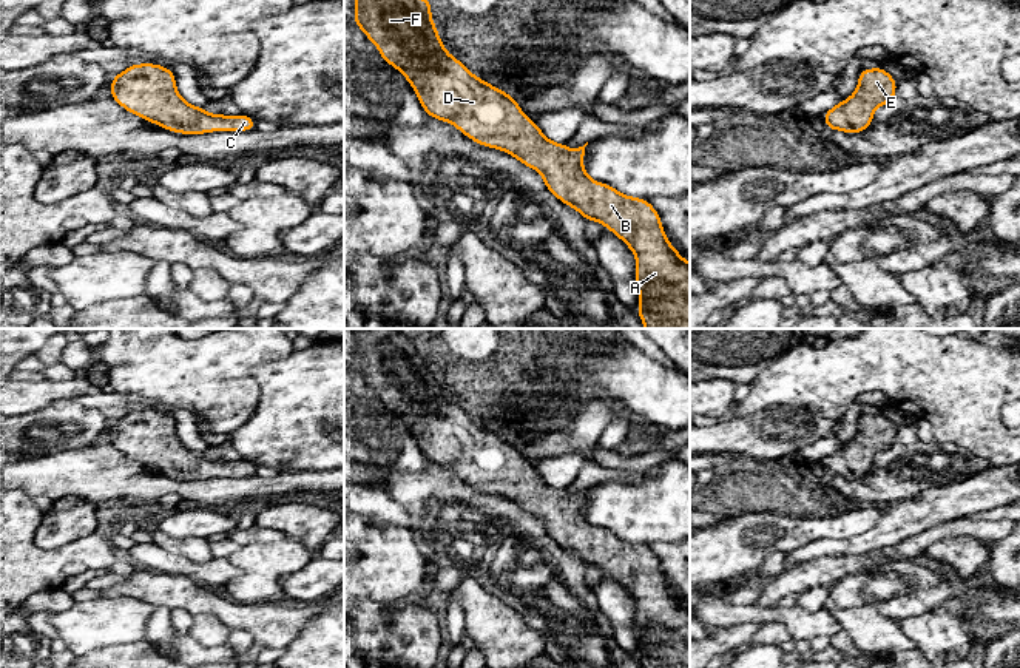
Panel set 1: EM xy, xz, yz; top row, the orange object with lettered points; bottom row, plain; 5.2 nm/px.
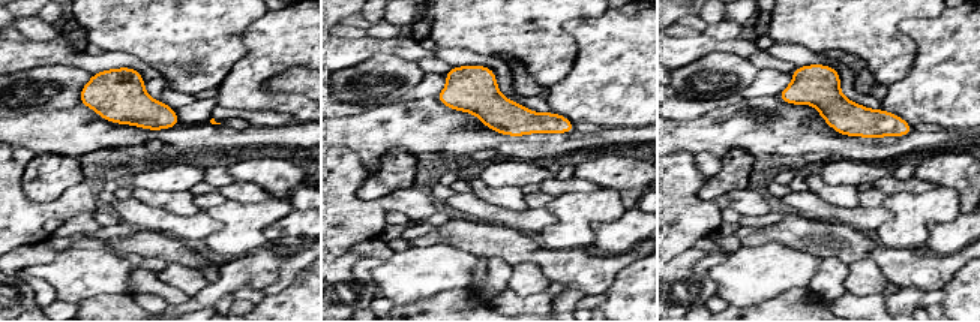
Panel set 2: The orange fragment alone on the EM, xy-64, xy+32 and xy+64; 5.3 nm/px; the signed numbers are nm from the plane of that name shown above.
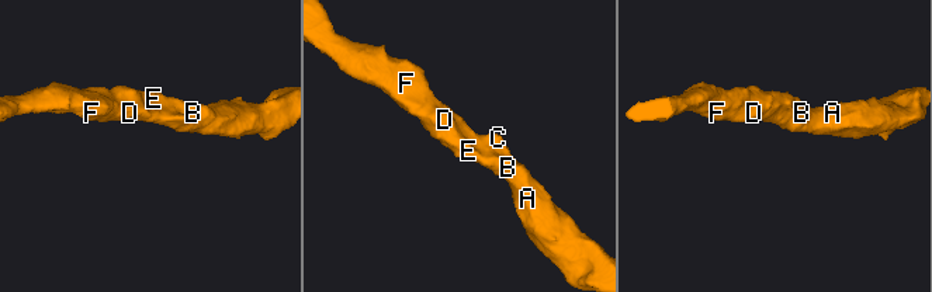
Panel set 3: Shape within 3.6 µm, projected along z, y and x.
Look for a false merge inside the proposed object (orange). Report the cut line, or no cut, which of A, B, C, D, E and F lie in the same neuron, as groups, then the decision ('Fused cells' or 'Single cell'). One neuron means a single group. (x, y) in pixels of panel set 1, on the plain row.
No split. Groups: A B C D E F. Single cell

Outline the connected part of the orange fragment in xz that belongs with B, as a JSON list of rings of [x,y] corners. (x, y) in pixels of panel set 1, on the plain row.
[[[352,329],[355,336],[355,372],[366,378],[366,384],[377,390],[384,407],[400,417],[414,434],[424,458],[437,466],[452,469],[466,483],[478,491],[502,495],[514,501],[520,509],[539,517],[545,534],[566,552],[576,554],[585,566],[597,566],[622,585],[636,602],[636,631],[639,637],[637,662],[642,668],[690,668],[690,608],[670,589],[665,582],[660,560],[642,543],[625,541],[610,529],[593,526],[583,514],[585,492],[569,495],[566,489],[549,486],[539,471],[518,452],[517,444],[503,435],[475,423],[463,407],[452,403],[443,392],[440,380],[431,361],[432,346],[410,338],[398,329]]]

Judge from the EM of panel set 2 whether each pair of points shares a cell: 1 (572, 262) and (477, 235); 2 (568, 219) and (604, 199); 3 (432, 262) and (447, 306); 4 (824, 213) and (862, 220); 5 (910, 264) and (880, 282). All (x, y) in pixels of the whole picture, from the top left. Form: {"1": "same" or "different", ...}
{"1": "same", "2": "same", "3": "different", "4": "same", "5": "different"}

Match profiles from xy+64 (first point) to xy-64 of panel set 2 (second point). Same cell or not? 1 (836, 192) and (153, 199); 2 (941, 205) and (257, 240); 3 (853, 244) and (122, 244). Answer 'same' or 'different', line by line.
1: same
2: same
3: same

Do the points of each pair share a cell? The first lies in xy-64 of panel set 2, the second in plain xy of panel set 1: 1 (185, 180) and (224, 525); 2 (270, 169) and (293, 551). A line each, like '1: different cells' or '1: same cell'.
1: same cell
2: different cells

